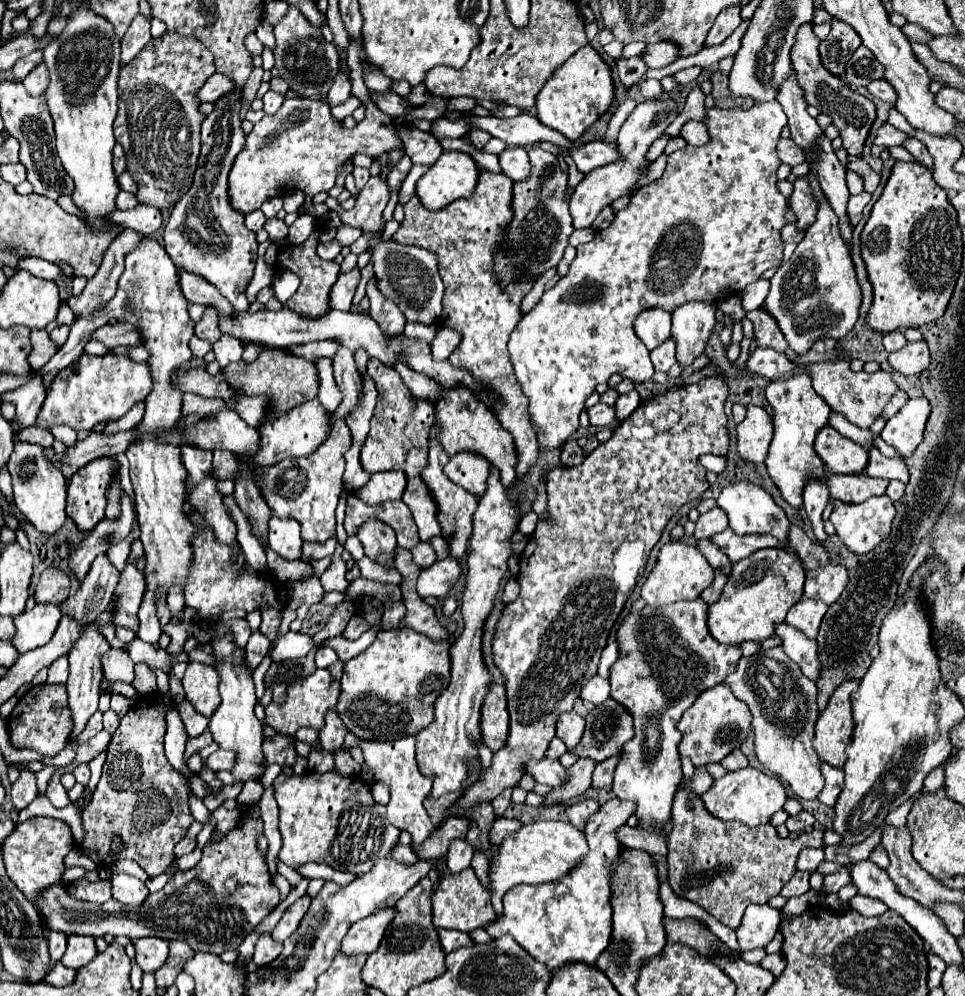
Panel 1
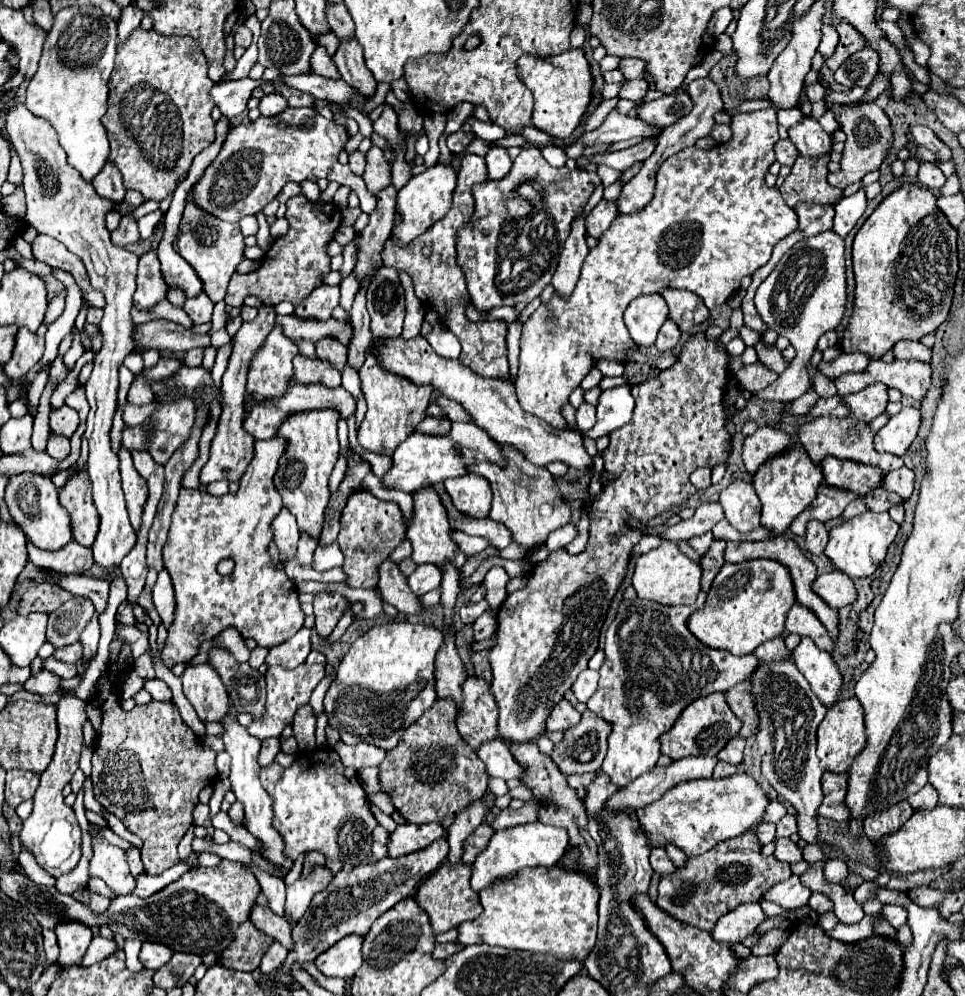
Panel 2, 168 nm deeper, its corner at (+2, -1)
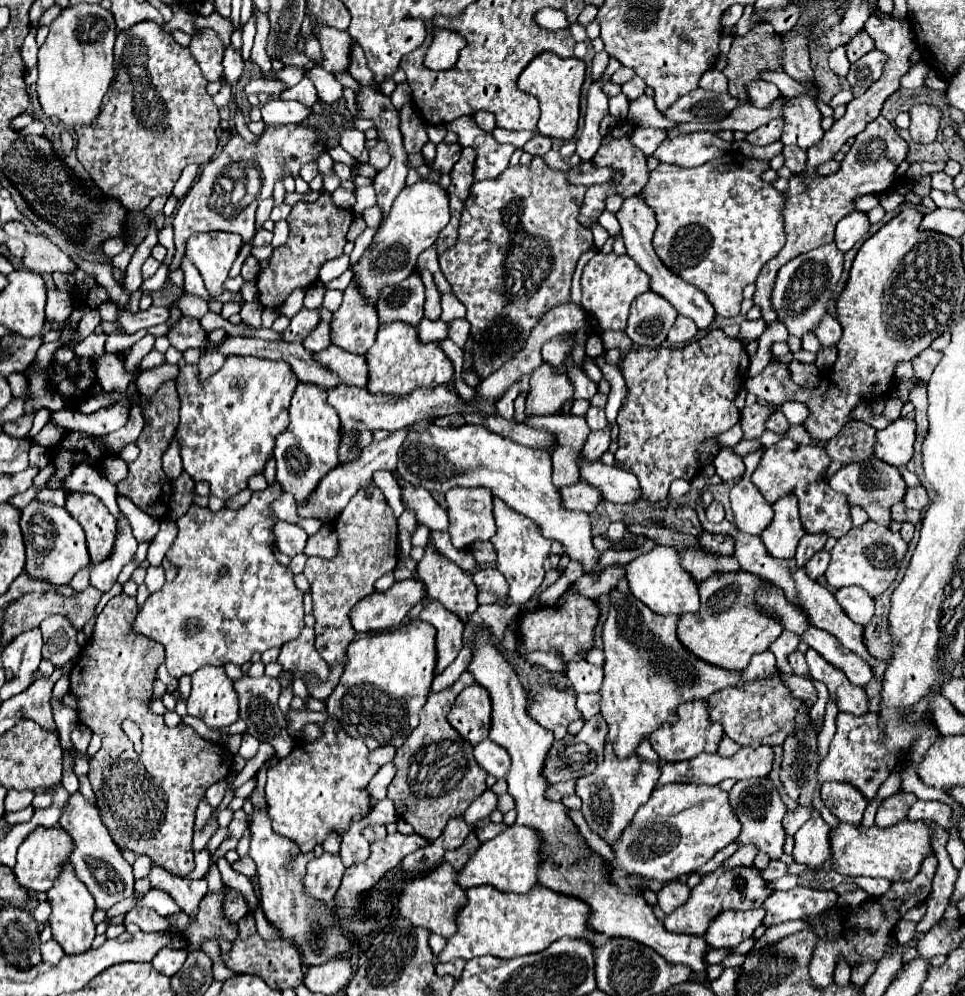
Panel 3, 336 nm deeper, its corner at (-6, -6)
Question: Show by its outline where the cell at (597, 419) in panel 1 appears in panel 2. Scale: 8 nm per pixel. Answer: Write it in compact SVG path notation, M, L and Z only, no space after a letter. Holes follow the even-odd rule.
M583 402L583 404L577 408L575 420L577 420L577 428L579 428L581 432L585 432L585 430L589 430L591 426L595 426L595 406Z

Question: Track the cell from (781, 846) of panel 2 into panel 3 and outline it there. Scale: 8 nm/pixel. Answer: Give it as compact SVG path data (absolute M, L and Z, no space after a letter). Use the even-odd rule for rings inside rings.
M751 779L751 781L737 781L731 789L731 805L743 823L743 831L739 835L739 843L755 843L759 851L767 853L771 859L781 859L783 845L785 845L785 831L781 821L787 813L785 803L781 801L779 793L765 781L765 779Z

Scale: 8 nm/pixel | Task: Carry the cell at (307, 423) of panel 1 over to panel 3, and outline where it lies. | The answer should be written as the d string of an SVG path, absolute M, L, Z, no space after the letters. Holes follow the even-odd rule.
M275 481L265 491L255 491L249 503L237 511L223 507L213 513L209 507L193 503L189 511L177 519L179 533L167 551L167 561L177 567L177 577L145 601L133 623L137 633L151 637L165 647L165 665L171 677L179 679L181 675L191 675L203 665L223 665L227 661L243 665L251 661L255 651L263 653L271 647L283 647L303 631L303 593L295 587L293 575L287 575L289 569L275 557L273 526L276 520L271 505L281 495L283 487ZM221 567L229 569L225 577L219 577Z

